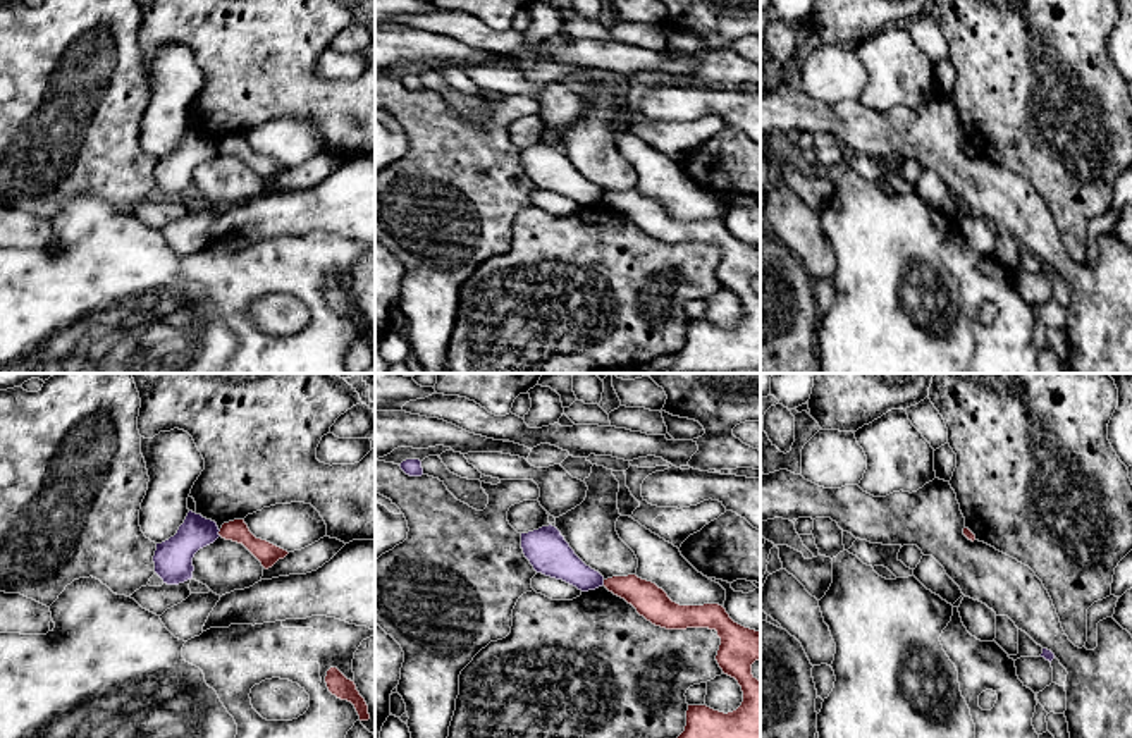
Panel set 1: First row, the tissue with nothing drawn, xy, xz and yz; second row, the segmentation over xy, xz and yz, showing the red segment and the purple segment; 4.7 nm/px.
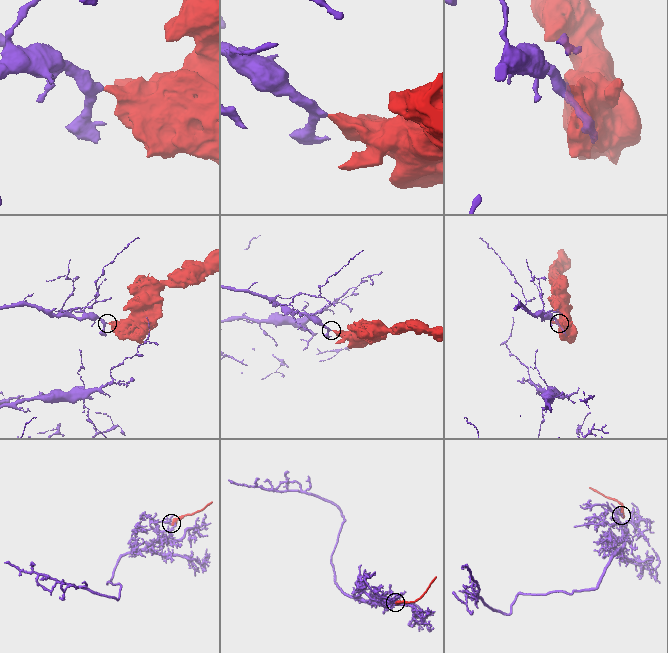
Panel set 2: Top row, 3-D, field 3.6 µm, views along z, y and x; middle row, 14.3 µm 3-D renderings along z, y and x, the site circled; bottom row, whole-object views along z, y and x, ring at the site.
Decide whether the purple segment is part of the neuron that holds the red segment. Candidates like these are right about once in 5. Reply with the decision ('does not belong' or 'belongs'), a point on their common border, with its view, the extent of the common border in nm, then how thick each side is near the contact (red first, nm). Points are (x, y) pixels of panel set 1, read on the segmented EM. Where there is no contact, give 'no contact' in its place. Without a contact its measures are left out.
does not belong | xy (219, 534) | 30 nm | 100/180 nm

